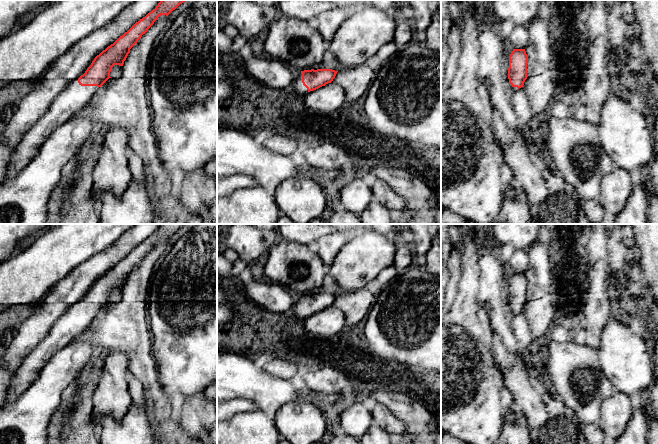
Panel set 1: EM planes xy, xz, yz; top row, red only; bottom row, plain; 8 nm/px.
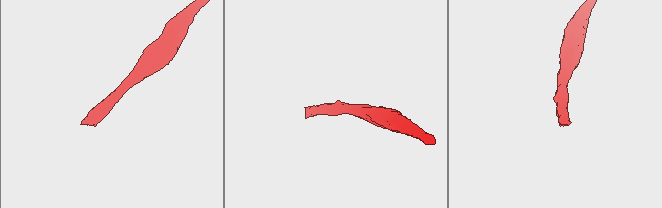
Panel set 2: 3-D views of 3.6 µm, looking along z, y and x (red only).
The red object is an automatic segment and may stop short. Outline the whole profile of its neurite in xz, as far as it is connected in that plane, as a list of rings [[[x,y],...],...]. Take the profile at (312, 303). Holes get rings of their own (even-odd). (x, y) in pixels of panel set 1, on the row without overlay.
[[[311,293],[301,295],[292,308],[296,318],[305,319],[306,317],[316,314],[328,307],[331,307],[338,295],[332,293]]]

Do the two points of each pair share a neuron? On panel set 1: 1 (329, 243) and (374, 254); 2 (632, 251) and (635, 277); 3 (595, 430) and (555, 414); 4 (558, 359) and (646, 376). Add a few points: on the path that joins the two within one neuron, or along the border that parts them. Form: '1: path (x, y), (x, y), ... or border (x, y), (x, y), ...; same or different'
1: border (354, 234), (330, 264); different
2: path (632, 257), (633, 271); same
3: border (565, 405), (574, 413), (581, 432); different
4: border (596, 350), (599, 366), (614, 387); different

